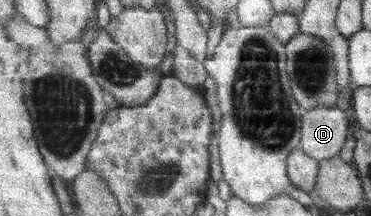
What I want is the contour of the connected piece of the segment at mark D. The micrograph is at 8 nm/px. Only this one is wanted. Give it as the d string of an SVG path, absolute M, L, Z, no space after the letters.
M320 105L305 111L302 119L302 142L299 147L321 161L338 156L347 143L349 119L341 108Z

